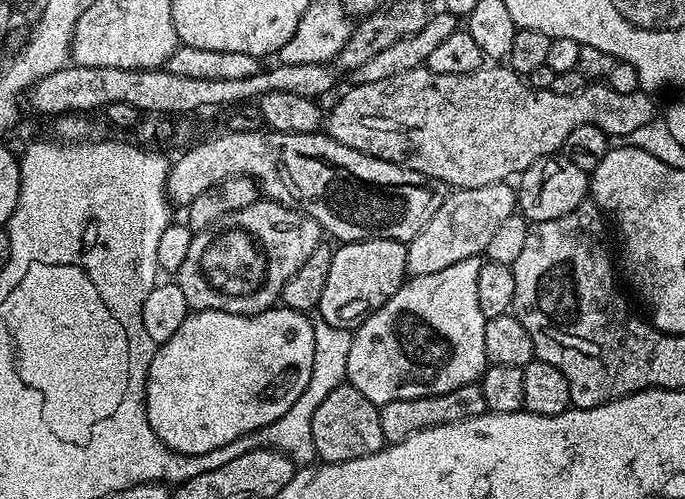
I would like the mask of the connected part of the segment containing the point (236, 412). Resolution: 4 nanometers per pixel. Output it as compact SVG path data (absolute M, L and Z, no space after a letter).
M273 306L253 316L206 310L192 312L170 342L159 345L144 391L146 418L161 442L184 456L210 454L230 442L270 426L298 402L314 370L314 323L305 313Z

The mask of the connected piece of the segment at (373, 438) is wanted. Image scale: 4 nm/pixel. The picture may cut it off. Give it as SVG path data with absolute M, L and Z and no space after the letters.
M342 383L320 405L314 413L314 422L310 422L317 457L325 464L350 462L354 458L366 458L385 448L382 438L380 409L362 390L350 383Z

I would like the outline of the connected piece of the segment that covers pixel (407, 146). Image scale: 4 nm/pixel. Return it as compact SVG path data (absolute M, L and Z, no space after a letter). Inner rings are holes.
M426 66L406 70L406 74L394 74L394 78L382 78L382 82L366 82L349 87L348 93L326 112L326 132L333 136L342 146L350 146L354 150L362 150L374 158L382 158L391 164L400 164L404 168L414 170L418 174L426 174L435 180L441 180L448 185L449 189L477 188L478 186L490 186L501 182L511 181L519 177L534 162L538 162L544 156L551 156L559 153L564 147L566 138L573 130L578 130L578 126L598 126L610 138L626 138L634 134L634 130L641 129L642 126L653 123L657 119L656 104L651 95L643 90L637 90L630 94L618 94L618 90L609 88L607 83L592 82L587 88L582 90L582 94L556 94L549 90L541 90L536 93L533 85L527 79L521 78L507 66L481 66L470 74L434 74Z

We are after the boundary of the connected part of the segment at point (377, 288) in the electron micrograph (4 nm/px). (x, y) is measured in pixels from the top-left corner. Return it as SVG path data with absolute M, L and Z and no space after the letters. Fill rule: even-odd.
M356 240L352 244L341 243L332 254L330 275L326 278L326 287L322 289L322 298L320 299L319 319L330 322L330 326L349 330L359 328L361 322L370 318L372 312L380 309L404 285L408 276L407 249L407 243L403 240Z

